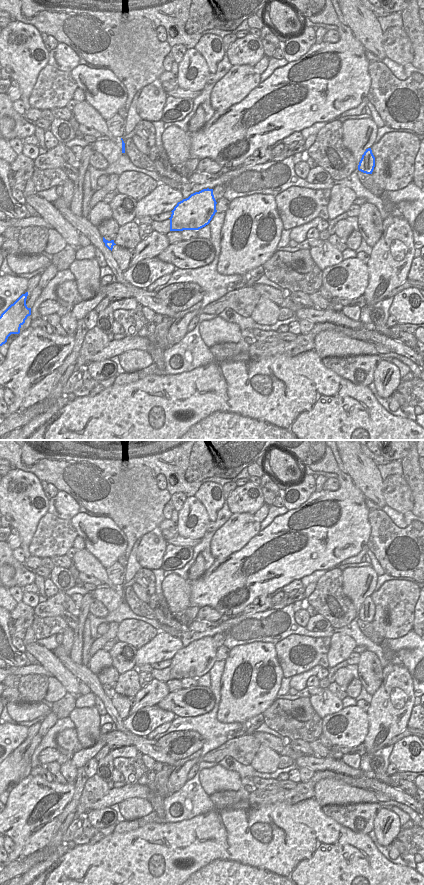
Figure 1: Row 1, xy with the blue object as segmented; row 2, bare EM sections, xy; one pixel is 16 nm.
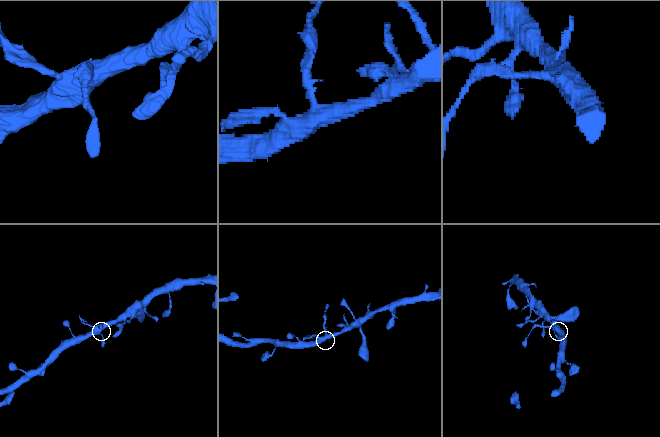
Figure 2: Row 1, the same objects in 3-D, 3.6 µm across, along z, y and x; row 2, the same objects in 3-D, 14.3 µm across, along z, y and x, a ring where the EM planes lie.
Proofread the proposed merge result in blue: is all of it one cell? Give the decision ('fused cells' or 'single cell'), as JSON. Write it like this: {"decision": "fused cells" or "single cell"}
{"decision": "single cell"}

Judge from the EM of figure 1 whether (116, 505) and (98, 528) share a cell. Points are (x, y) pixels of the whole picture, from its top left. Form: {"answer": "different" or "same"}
{"answer": "different"}

